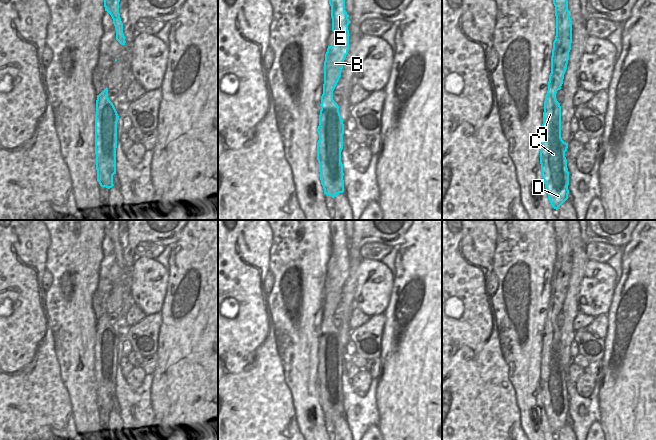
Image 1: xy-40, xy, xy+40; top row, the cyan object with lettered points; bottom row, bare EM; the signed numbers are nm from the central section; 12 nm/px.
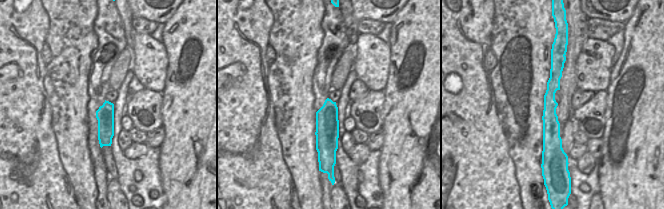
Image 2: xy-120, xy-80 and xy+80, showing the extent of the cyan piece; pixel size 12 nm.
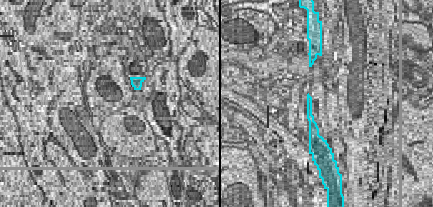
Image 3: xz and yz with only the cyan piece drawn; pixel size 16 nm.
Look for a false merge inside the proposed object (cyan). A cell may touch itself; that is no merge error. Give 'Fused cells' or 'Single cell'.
Single cell.

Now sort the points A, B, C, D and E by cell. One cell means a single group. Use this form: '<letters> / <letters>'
A B C D E

